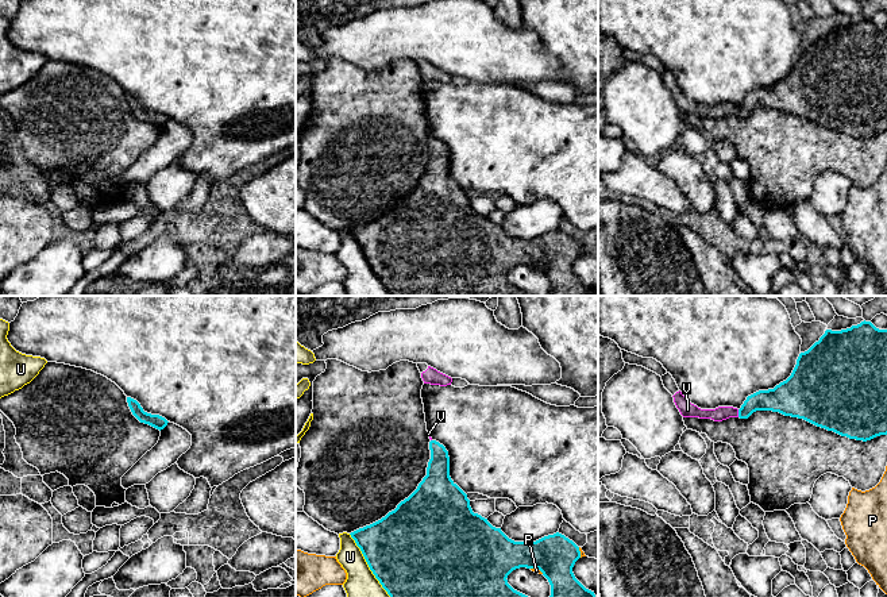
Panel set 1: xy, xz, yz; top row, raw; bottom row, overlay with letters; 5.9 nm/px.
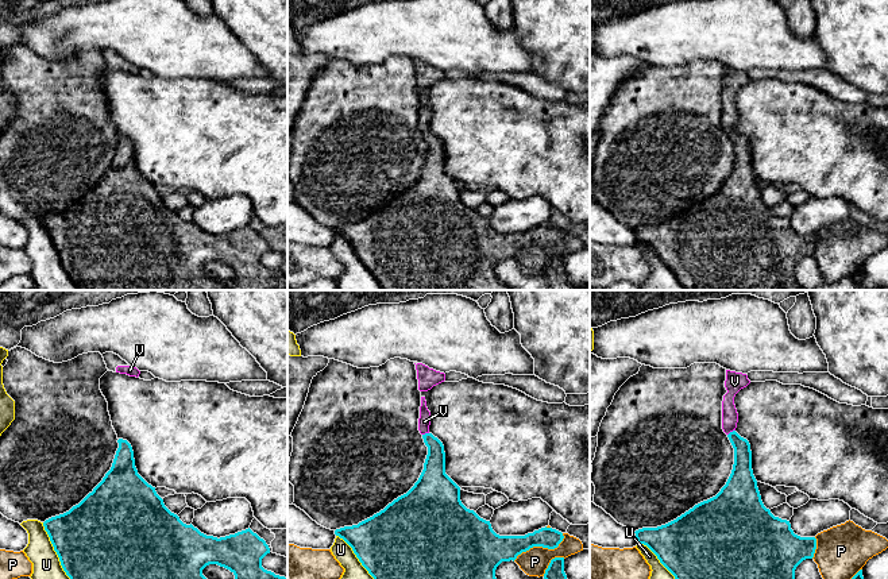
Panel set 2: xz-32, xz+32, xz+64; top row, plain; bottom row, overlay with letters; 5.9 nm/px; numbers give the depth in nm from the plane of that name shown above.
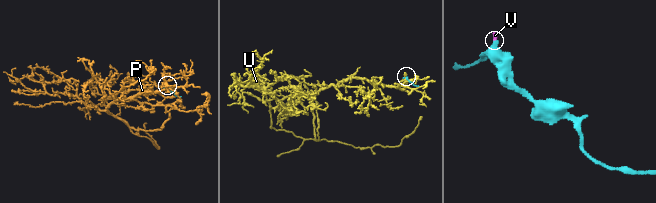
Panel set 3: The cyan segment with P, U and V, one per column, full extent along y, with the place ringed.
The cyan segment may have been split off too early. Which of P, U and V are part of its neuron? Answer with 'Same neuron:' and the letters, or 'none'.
Same neuron: V

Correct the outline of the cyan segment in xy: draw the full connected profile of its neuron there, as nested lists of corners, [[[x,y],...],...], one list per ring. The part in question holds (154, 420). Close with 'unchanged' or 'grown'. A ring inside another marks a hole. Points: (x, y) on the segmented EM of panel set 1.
[[[127,397],[127,403],[128,403],[128,407],[130,407],[132,415],[140,423],[149,424],[159,431],[167,425],[169,421],[165,417],[162,417],[159,415],[151,415],[151,413],[144,412],[136,400]]] | unchanged

